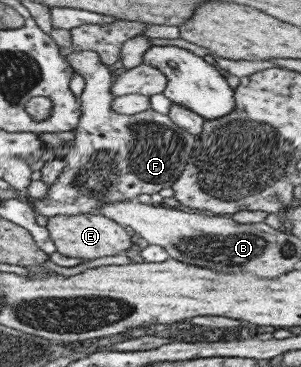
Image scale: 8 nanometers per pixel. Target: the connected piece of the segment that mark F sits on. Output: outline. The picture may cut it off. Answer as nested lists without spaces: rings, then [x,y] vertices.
[[[76,51],[68,55],[70,67],[84,77],[86,87],[80,95],[82,103],[81,118],[76,126],[75,139],[72,141],[71,150],[65,156],[66,167],[48,188],[48,193],[43,198],[32,199],[34,211],[44,217],[73,216],[80,214],[98,215],[102,204],[113,204],[117,201],[136,200],[138,195],[154,195],[161,189],[172,187],[173,183],[184,172],[184,169],[193,153],[192,148],[197,136],[178,127],[168,114],[162,114],[154,109],[148,109],[134,115],[114,113],[112,103],[114,96],[110,94],[112,87],[112,74],[109,67],[102,65],[94,51]]]

